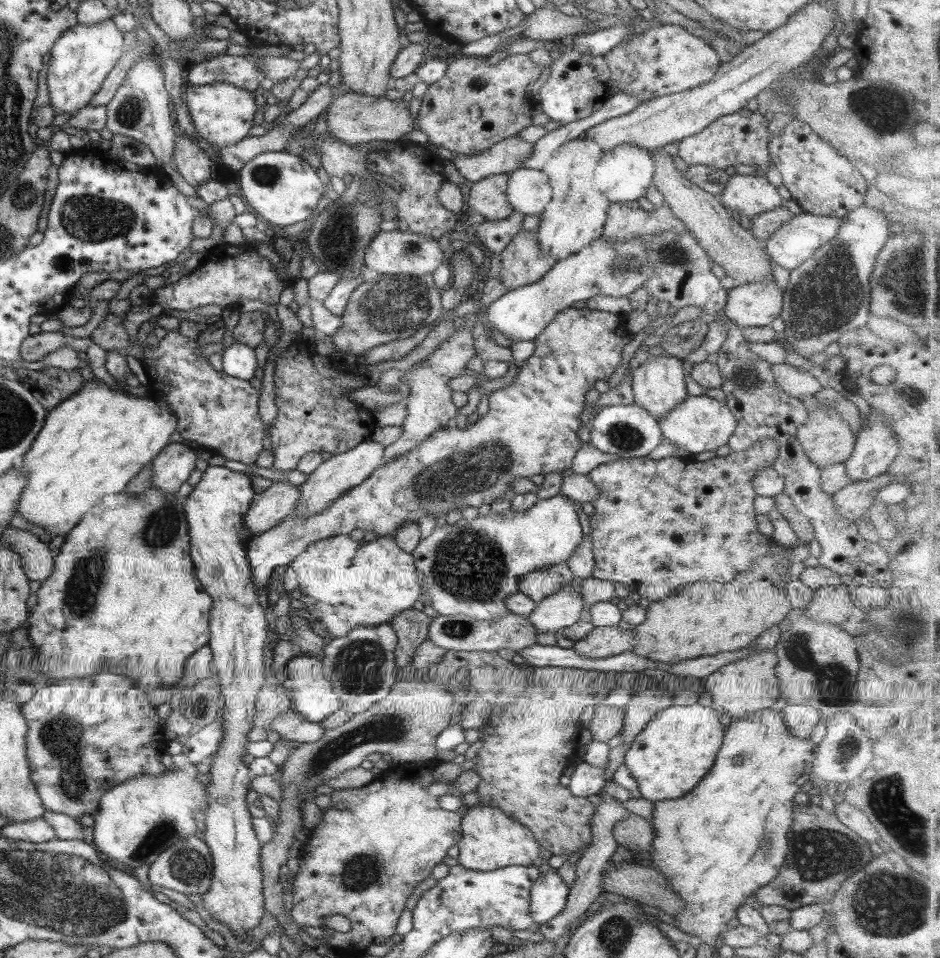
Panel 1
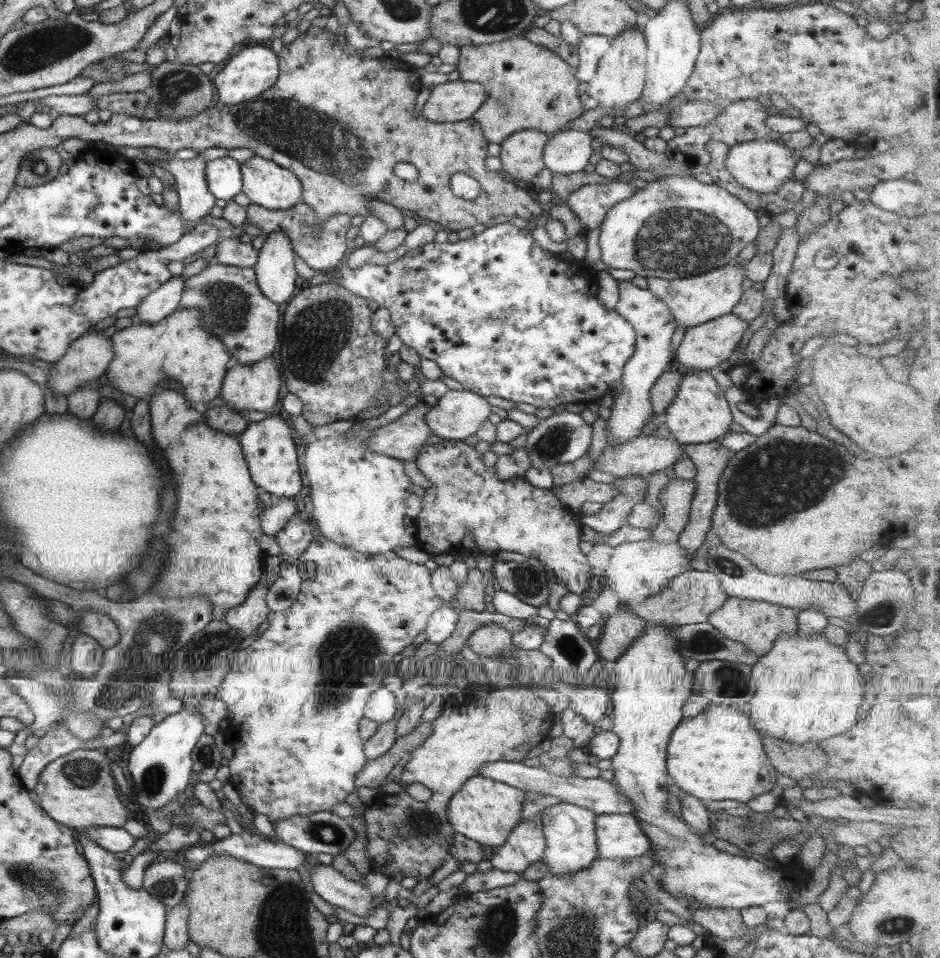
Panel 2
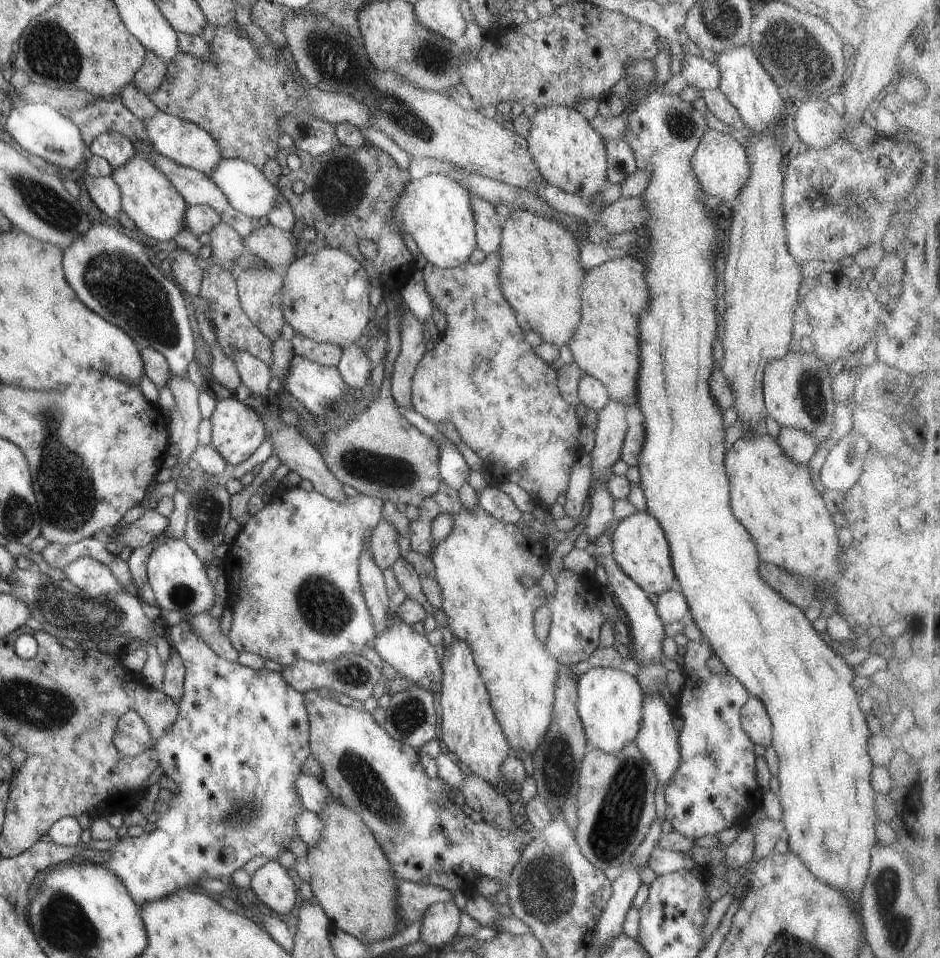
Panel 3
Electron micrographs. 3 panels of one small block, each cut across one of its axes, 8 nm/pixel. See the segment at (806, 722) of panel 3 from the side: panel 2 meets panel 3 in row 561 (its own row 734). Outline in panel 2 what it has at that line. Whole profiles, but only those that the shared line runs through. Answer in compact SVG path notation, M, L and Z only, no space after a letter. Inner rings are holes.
M709 704L701 713L695 717L683 718L673 729L666 750L666 772L669 778L679 790L685 794L697 797L702 802L711 800L737 800L746 803L759 794L769 792L775 782L778 773L770 766L766 758L761 740L757 732L751 728L747 716L743 713L743 720L737 710L729 710L721 704Z

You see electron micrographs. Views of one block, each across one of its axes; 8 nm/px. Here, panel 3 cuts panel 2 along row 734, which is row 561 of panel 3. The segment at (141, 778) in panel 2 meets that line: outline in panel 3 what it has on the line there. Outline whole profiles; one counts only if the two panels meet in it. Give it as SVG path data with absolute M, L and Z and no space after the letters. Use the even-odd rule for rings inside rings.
M167 537L147 554L146 577L154 592L158 608L172 611L184 619L209 611L213 602L213 585L207 580L207 570L184 537Z

